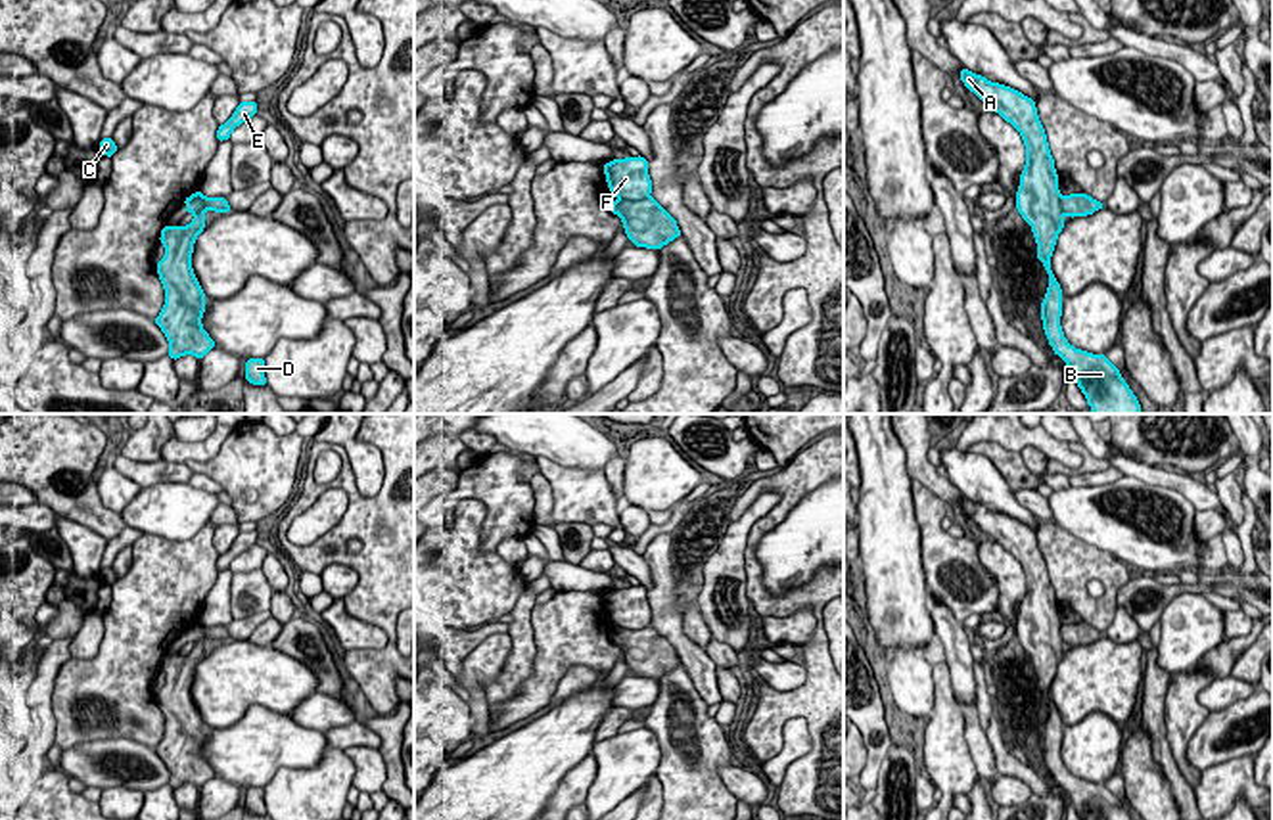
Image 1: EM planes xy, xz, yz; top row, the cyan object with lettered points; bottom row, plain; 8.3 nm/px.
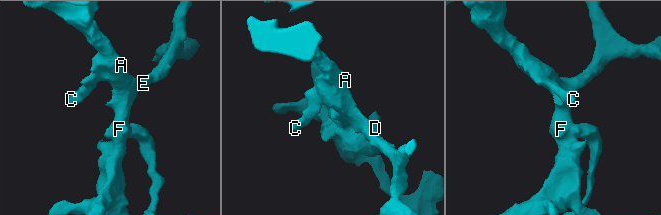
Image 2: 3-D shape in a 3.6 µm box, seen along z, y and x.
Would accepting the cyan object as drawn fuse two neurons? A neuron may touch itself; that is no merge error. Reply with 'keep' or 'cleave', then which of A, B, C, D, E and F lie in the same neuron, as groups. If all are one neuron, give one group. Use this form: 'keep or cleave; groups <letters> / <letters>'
cleave; groups A B C E F / D

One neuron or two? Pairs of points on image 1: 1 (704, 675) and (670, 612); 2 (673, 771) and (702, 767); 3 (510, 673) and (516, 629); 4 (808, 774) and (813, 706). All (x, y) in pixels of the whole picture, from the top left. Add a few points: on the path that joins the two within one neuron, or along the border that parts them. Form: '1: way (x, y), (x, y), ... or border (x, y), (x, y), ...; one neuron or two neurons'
1: way (694, 660), (670, 627); one neuron
2: way (681, 771), (694, 767); one neuron
3: way (520, 661), (520, 640); one neuron
4: way (815, 757), (817, 723); one neuron

